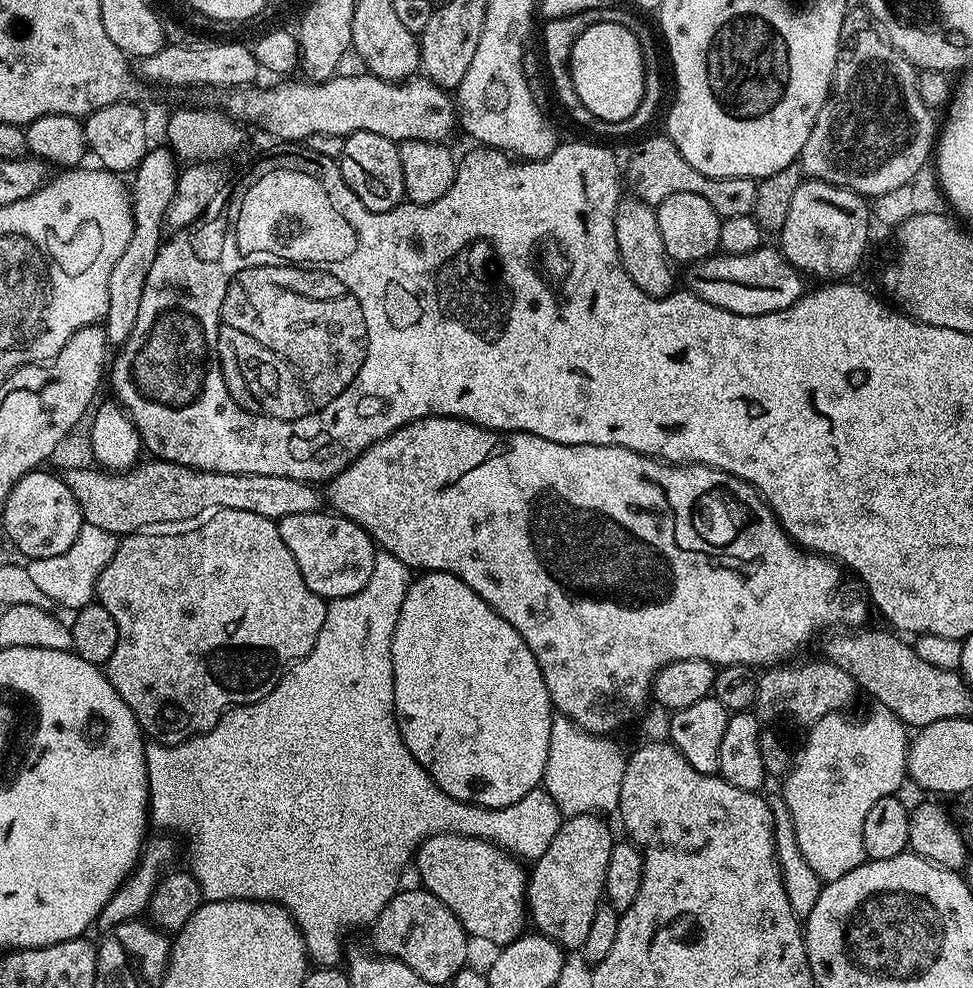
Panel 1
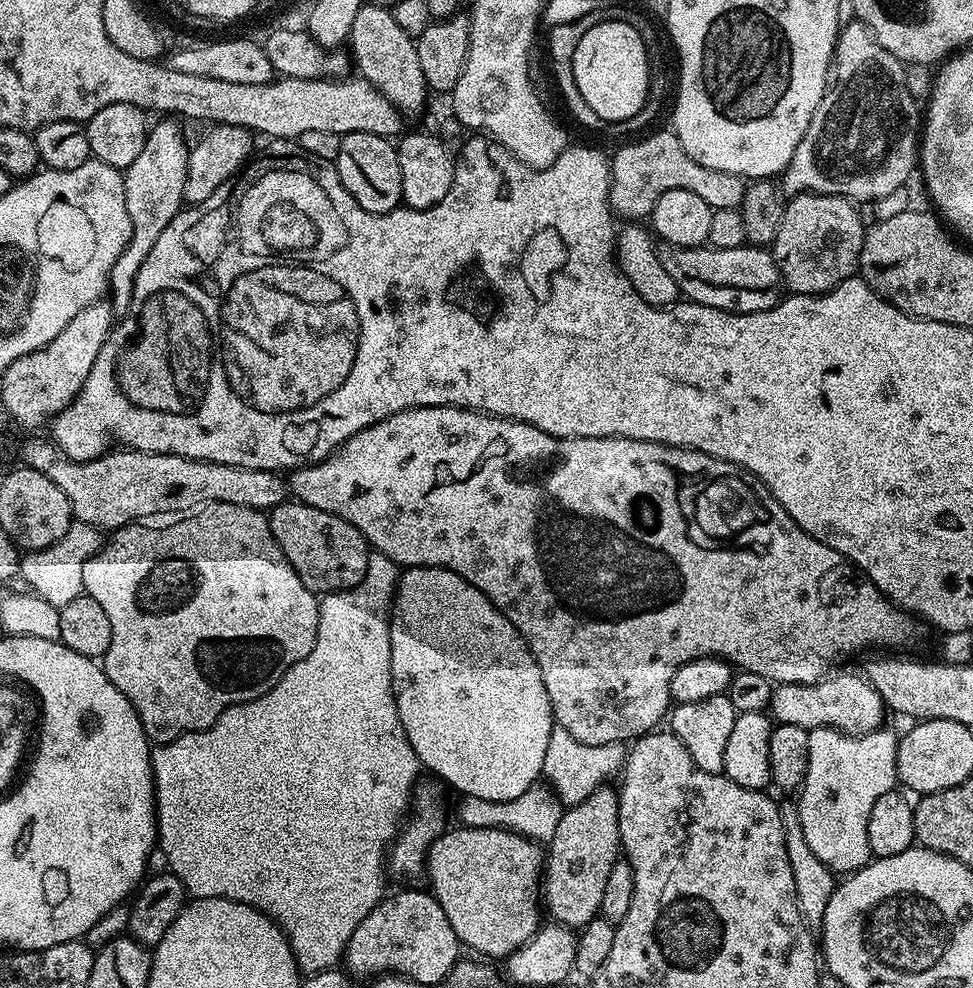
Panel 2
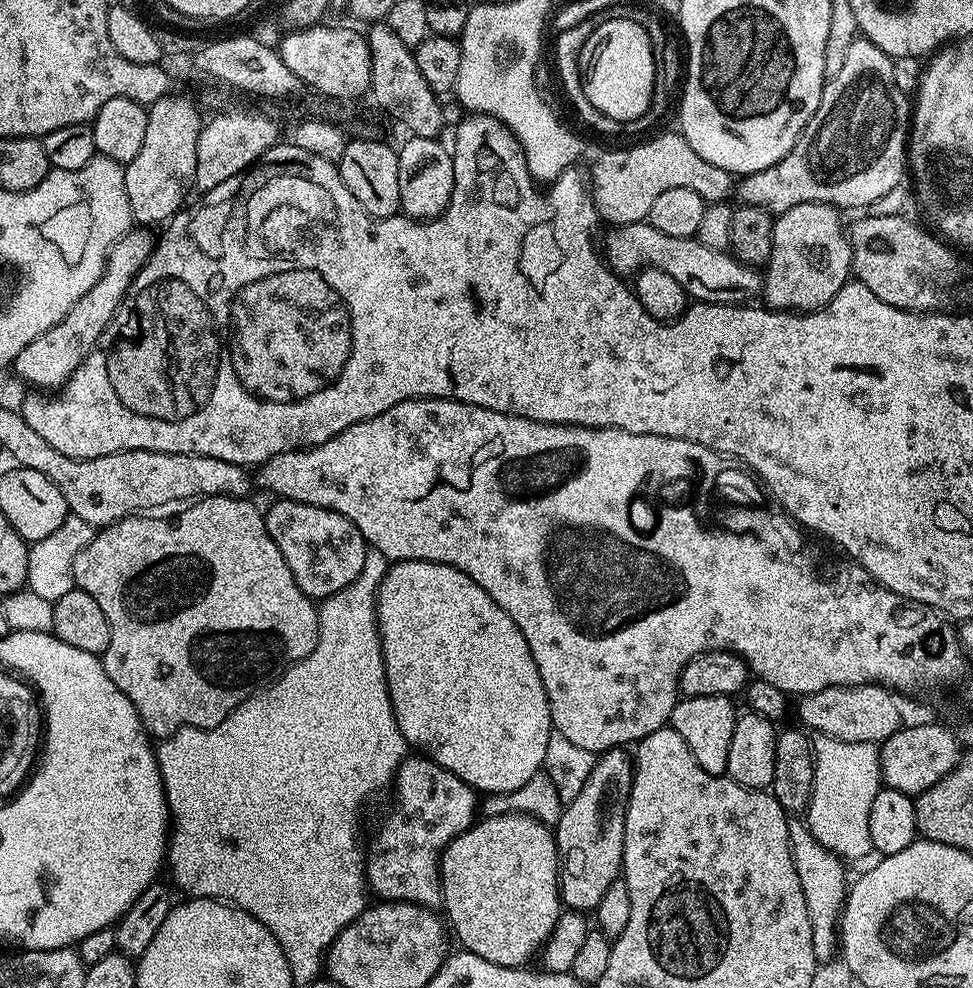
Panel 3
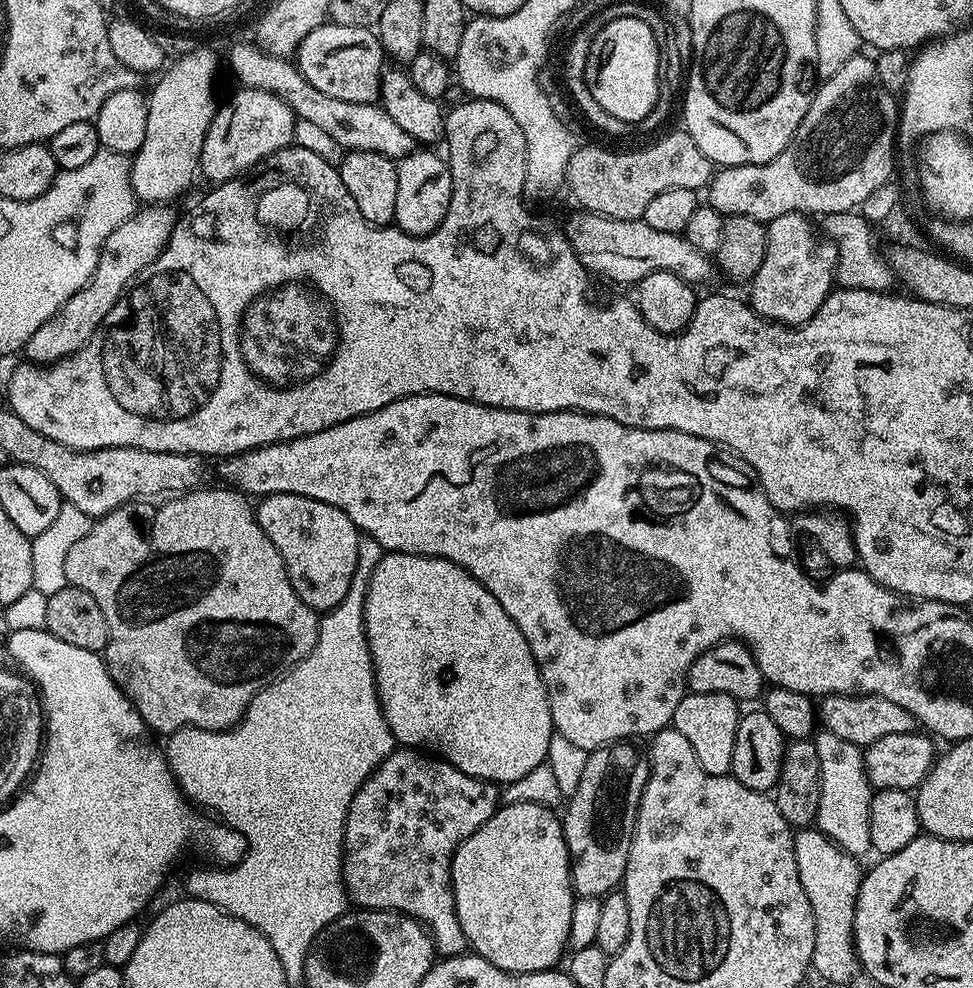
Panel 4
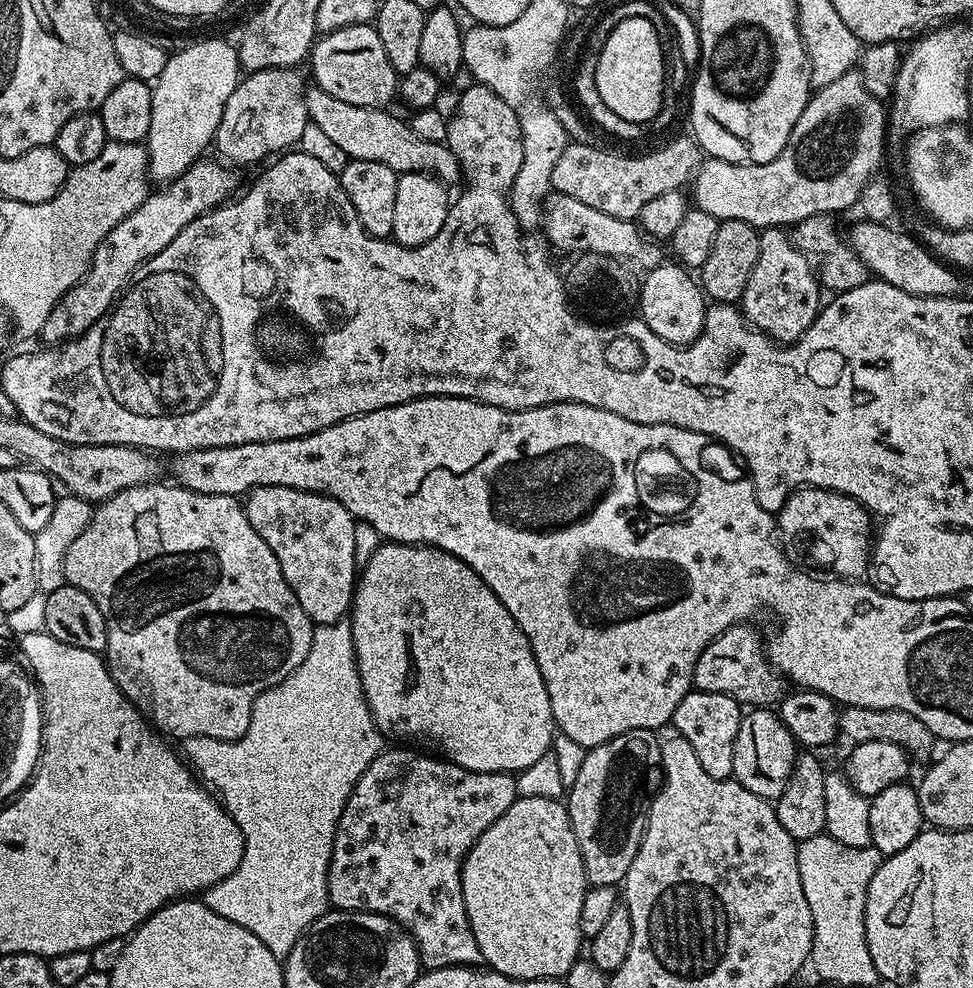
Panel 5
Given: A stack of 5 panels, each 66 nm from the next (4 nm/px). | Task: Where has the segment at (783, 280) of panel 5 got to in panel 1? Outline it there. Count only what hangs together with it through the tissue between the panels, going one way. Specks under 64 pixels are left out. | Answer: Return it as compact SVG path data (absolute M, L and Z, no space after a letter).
M804 178L794 191L787 211L786 222L778 231L778 250L791 262L792 267L799 268L805 273L817 272L828 282L837 278L848 278L852 271L860 264L864 251L868 248L868 224L870 225L870 204L863 196L854 190L834 186L830 182L810 180Z

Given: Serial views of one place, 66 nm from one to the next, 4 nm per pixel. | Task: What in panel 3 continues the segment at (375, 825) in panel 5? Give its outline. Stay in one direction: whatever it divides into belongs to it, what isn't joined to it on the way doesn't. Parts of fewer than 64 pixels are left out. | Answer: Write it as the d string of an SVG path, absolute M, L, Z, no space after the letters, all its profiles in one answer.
M420 754L409 755L400 764L392 792L392 813L380 824L376 837L372 840L372 852L366 856L366 884L377 892L381 901L405 900L411 904L420 904L423 908L435 909L441 903L440 856L444 847L458 834L472 827L477 819L478 793L450 770L435 764Z

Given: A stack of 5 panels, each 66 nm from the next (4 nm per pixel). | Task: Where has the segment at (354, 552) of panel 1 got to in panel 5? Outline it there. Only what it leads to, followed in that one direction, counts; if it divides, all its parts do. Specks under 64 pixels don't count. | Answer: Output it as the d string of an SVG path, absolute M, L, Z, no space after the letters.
M262 486L253 488L243 501L246 518L250 518L250 526L274 550L274 558L278 558L278 566L282 566L282 574L294 590L294 598L298 598L298 606L306 610L313 625L337 624L349 615L352 607L352 593L356 590L358 565L354 554L354 526L356 521L334 498L322 492L307 492L290 486Z

